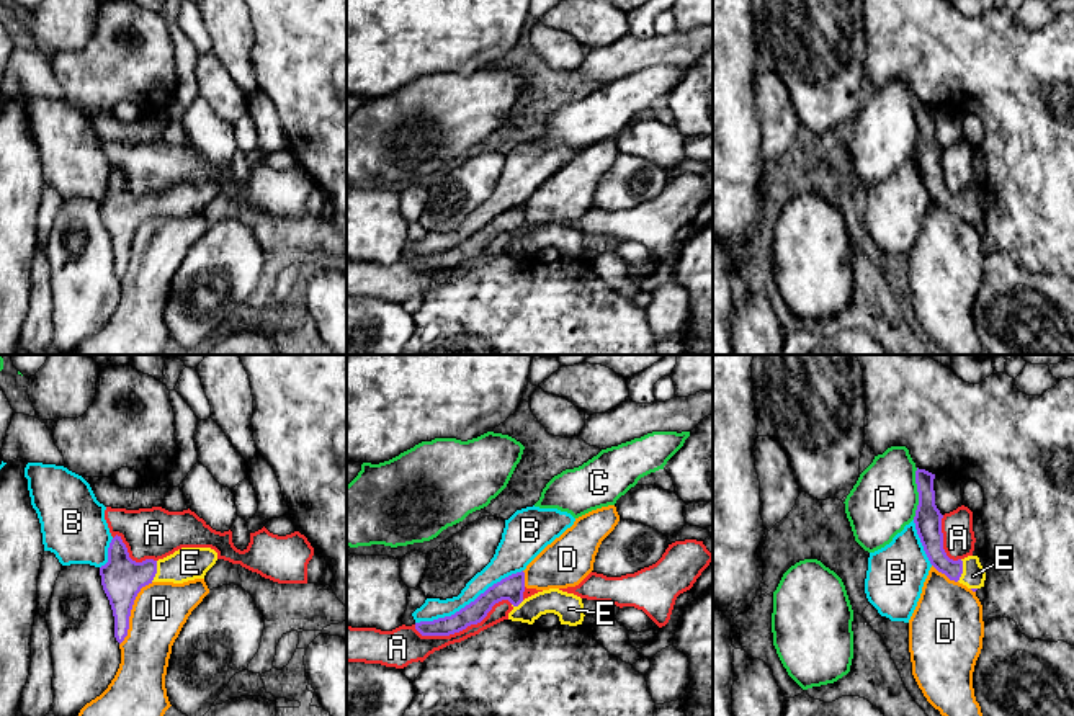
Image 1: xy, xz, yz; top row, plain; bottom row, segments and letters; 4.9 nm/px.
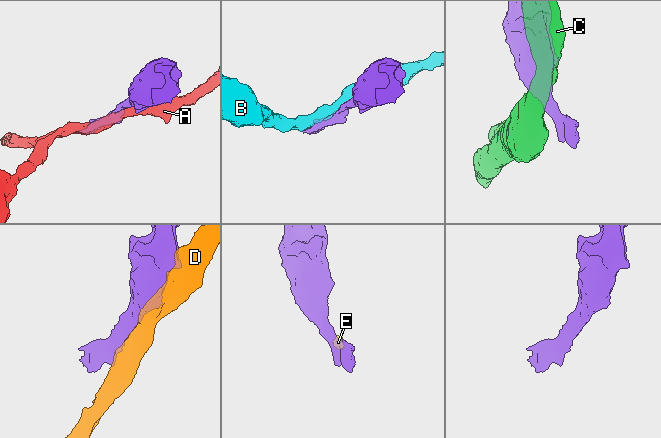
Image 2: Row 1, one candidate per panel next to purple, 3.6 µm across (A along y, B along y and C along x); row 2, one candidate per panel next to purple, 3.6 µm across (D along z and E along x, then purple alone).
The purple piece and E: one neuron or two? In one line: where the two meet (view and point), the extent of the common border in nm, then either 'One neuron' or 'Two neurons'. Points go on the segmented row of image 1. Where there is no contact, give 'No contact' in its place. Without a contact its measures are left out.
Touches purple at yz (962, 571). Shared border 110 nm. One neuron

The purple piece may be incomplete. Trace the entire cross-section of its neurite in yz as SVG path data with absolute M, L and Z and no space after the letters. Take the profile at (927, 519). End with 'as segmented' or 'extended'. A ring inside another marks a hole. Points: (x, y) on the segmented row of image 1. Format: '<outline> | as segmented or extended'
M917 468L915 484L919 492L919 505L914 517L917 535L930 564L938 572L976 592L984 587L986 571L978 556L968 556L958 561L946 556L942 533L943 515L935 505L933 479L935 474Z | extended

